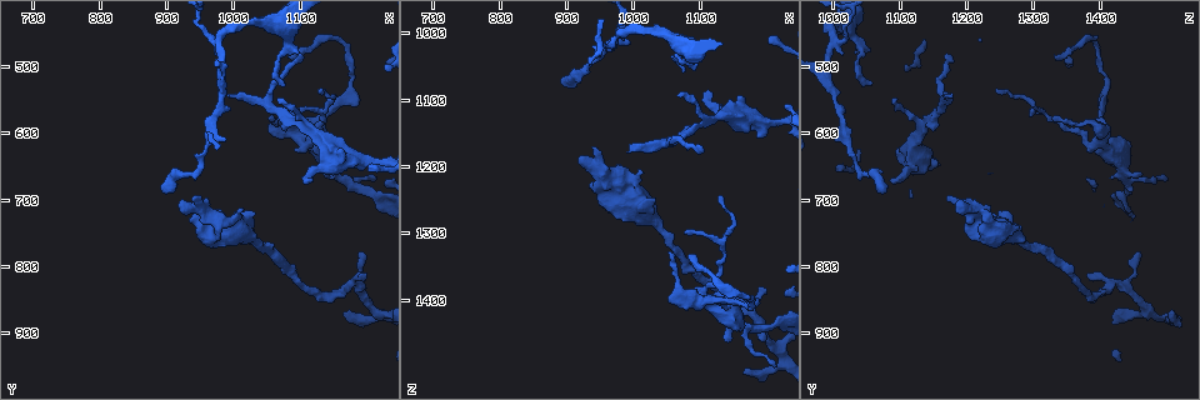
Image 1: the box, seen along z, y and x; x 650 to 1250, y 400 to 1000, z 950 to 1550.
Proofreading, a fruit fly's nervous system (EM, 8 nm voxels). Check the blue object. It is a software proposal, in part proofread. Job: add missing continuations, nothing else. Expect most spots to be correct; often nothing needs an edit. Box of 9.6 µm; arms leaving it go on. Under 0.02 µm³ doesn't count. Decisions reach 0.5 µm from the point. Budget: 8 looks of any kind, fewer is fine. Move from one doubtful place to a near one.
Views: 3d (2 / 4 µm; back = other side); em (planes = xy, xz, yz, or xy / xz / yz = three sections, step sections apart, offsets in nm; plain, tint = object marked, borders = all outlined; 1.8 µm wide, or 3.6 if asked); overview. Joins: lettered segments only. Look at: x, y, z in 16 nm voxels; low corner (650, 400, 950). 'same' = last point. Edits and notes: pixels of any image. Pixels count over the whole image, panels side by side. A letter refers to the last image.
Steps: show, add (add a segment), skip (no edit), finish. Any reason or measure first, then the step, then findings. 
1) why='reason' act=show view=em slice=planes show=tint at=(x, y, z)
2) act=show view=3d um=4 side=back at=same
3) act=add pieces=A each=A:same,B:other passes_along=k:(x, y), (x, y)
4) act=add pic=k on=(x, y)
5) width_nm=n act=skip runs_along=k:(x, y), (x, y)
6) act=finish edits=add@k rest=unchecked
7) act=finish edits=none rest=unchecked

why='an open end' act=show view=3d um=2 at=(995, 540, 1175)

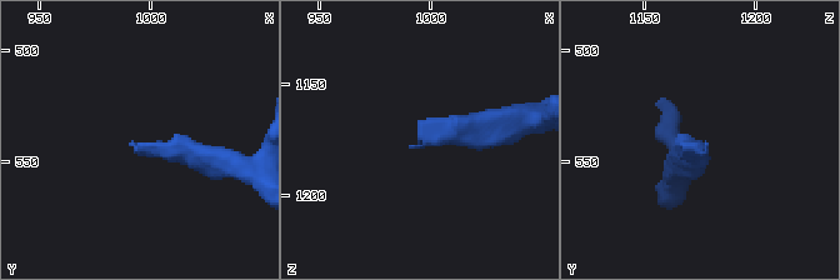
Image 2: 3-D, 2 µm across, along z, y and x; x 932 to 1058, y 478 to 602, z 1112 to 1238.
act=show view=em slice=planes show=borders at=(990, 543, 1180)

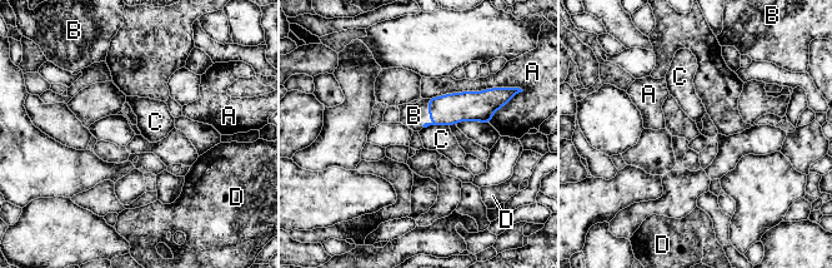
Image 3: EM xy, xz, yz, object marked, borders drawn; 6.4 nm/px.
longest_contact=A:440nm act=add pieces=B each=A:other,B:same,C:other,D:other found='it goes on there'

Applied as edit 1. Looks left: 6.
why='end of a long branch' act=show view=3d um=2 at=(895, 685, 1075)

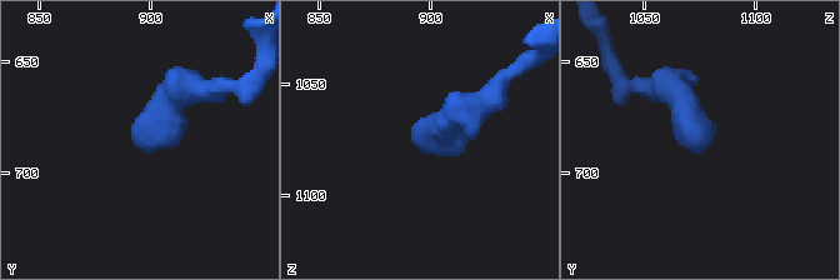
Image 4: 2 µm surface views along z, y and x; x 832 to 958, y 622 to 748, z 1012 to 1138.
why='shape alone is not enough' act=show view=em slice=planes show=borders at=(891, 687, 1073)

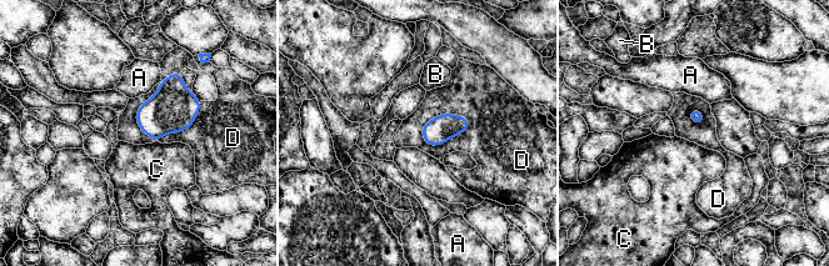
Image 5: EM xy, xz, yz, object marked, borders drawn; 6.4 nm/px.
longest_contact=D:340nm act=skip each=A:other,B:other,C:other,D:other found='none of them fits'

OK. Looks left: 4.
why='an open end' act=show view=em slice=planes show=borders at=(1110, 665, 1085)

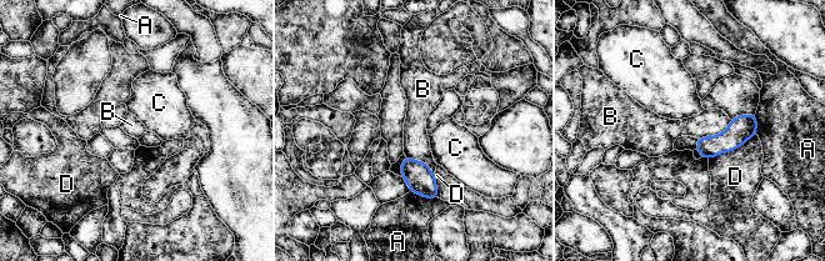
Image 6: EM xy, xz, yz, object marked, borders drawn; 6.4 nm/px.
act=skip each=A:other,B:other,C:other,D:other found='none of them fits'

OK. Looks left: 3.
act=finish edits=add@3 rest=unchecked

